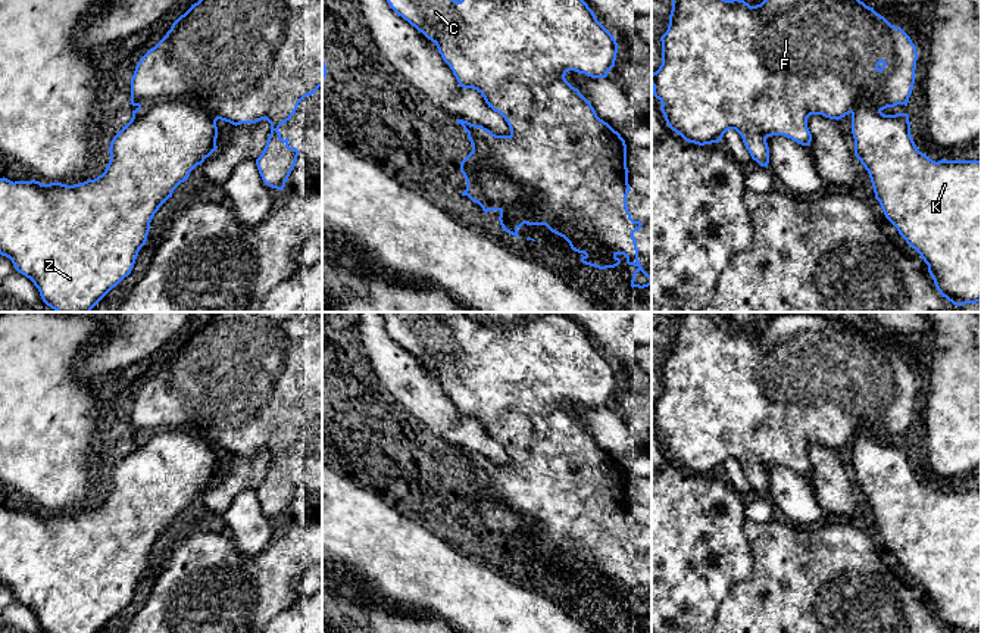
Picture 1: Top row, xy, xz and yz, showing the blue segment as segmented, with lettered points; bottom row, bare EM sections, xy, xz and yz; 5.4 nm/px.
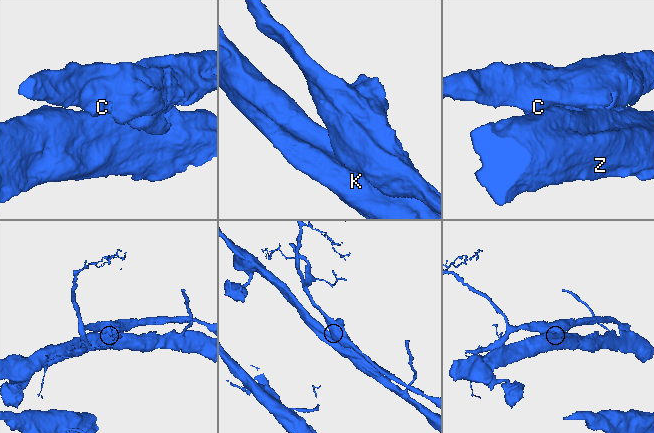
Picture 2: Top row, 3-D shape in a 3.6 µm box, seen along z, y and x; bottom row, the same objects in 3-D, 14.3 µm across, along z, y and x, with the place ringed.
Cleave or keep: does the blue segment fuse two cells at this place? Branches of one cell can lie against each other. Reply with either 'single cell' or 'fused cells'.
single cell

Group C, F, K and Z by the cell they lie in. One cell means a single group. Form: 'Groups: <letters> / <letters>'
Groups: C F K Z

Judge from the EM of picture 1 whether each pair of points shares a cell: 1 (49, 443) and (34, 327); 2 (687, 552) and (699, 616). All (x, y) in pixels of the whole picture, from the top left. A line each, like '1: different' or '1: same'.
1: same
2: same

